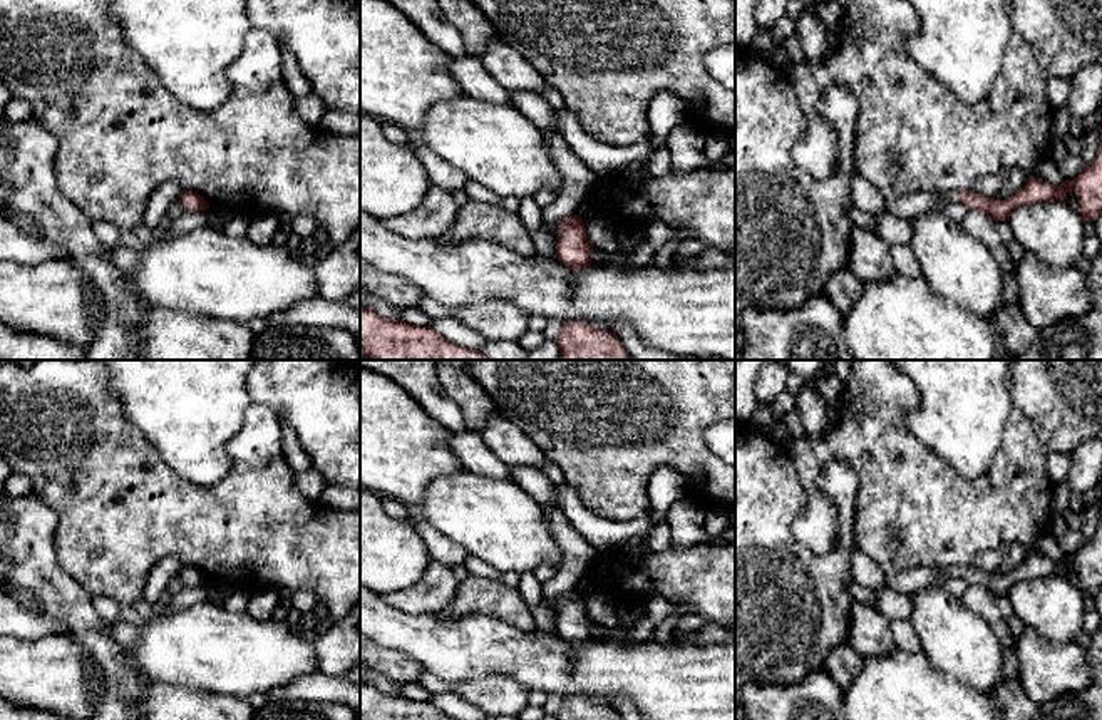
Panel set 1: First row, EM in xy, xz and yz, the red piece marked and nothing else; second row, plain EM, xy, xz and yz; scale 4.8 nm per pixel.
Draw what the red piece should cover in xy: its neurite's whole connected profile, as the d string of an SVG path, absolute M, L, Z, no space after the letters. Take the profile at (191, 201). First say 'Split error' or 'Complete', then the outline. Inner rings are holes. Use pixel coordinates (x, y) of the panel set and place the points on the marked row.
Complete. M183 191L179 203L183 203L188 211L206 211L209 208L208 201L193 191Z

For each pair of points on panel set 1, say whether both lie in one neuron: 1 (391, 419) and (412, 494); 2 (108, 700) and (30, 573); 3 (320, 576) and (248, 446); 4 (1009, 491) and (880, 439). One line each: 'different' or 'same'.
1: same
2: same
3: same
4: same

